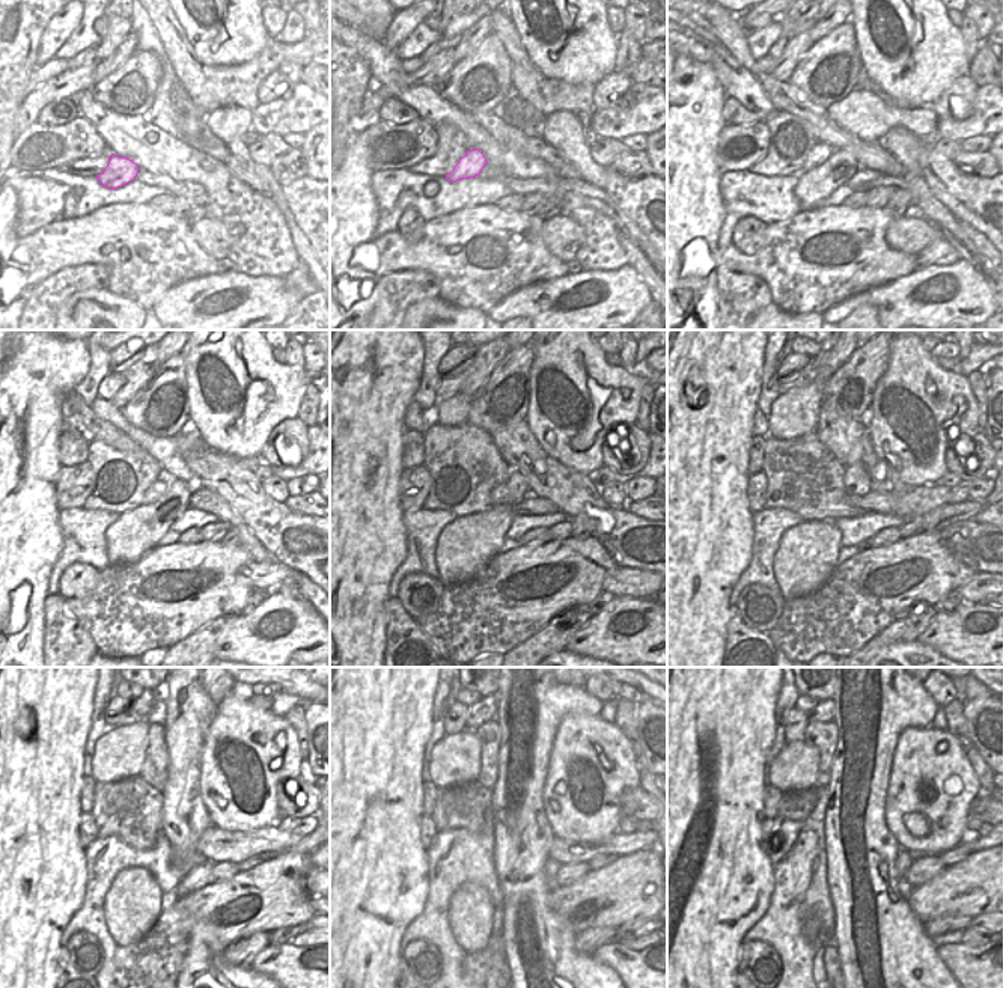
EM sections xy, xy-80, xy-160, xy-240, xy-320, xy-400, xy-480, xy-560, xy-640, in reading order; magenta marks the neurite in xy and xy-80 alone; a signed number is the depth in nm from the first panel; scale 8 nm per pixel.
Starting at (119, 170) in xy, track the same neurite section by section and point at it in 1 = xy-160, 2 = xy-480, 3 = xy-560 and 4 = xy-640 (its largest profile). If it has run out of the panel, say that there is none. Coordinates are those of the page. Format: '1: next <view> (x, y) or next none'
1: next xy-160 (821, 152)
2: next xy-480 (216, 845)
3: next xy-560 (565, 851)
4: next xy-640 (973, 844)

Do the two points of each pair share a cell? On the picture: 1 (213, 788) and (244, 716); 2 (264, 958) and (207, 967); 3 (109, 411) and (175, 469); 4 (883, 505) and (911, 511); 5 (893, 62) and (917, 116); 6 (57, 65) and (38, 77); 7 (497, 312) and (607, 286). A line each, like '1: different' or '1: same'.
1: same
2: different
3: same
4: same
5: different
6: same
7: same

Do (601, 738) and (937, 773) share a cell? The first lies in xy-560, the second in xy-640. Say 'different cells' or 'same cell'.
same cell

